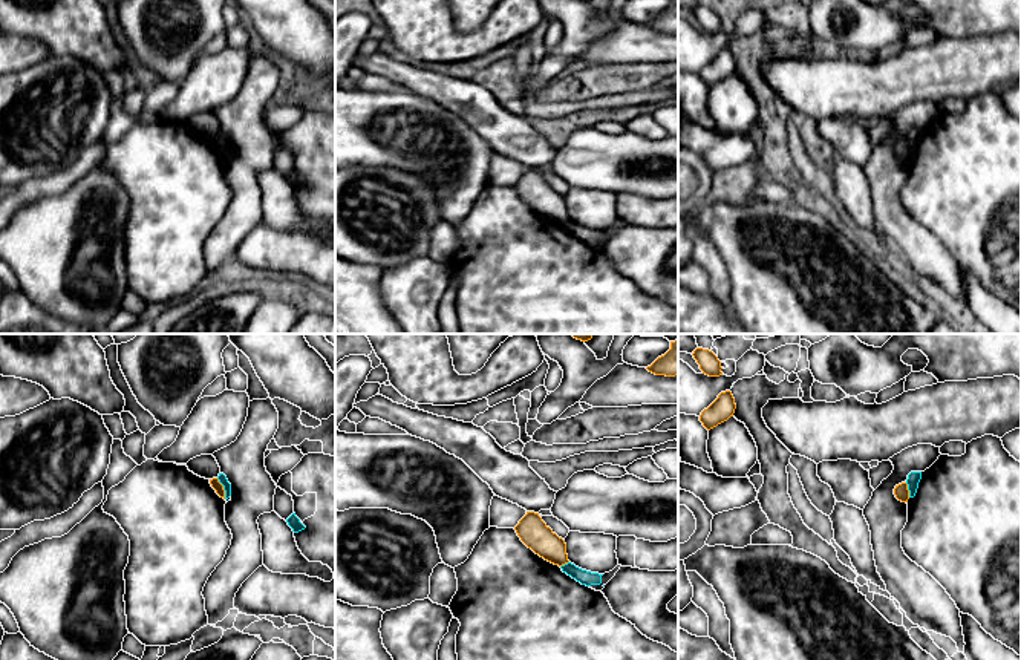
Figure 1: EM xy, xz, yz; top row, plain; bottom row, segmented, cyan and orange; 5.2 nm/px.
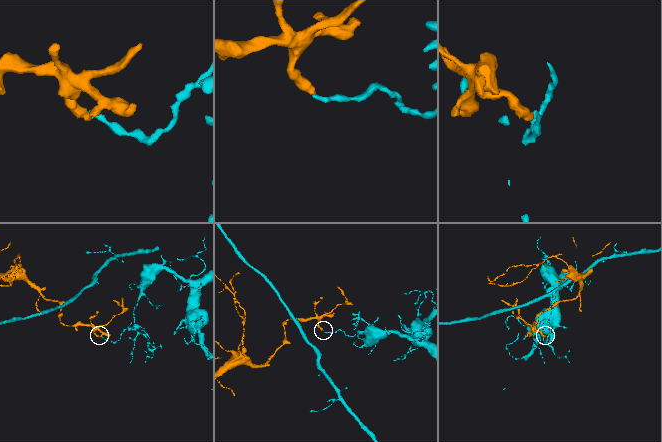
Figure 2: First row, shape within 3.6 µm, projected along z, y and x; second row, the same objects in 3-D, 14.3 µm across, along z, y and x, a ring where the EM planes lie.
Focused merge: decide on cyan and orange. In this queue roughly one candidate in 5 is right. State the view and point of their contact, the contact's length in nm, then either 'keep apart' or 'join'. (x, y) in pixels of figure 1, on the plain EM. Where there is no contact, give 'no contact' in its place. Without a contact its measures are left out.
xy (224, 146) | 120 nm | keep apart

